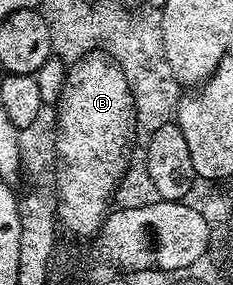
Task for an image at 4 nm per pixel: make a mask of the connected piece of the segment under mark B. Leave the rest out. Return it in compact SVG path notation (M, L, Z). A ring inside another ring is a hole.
M94 48L68 67L55 113L55 143L66 160L61 181L67 205L65 219L73 230L97 233L107 217L121 177L130 169L129 145L132 147L135 142L136 112L131 88L125 70L112 53Z

